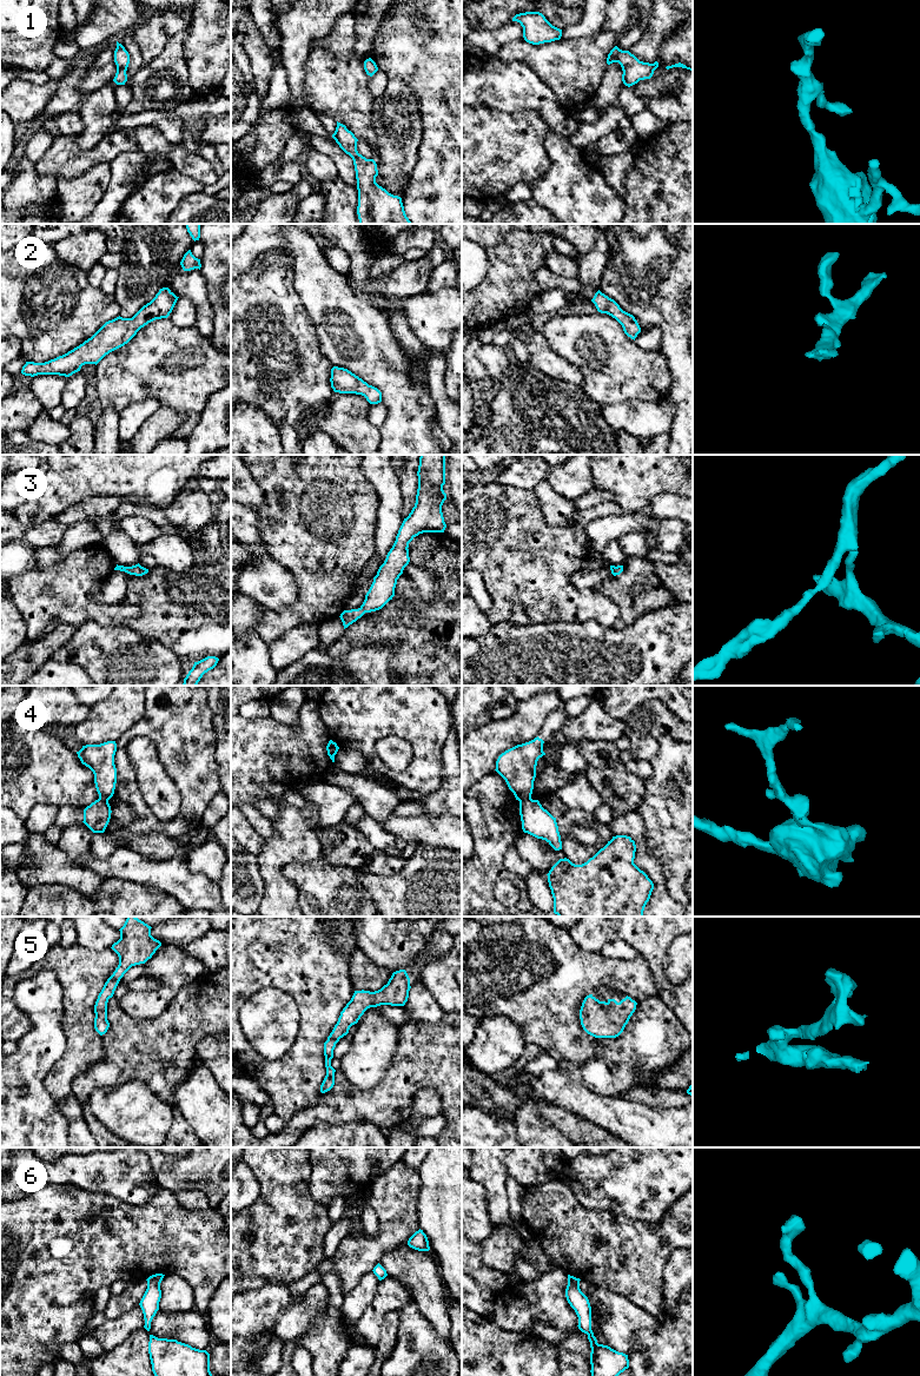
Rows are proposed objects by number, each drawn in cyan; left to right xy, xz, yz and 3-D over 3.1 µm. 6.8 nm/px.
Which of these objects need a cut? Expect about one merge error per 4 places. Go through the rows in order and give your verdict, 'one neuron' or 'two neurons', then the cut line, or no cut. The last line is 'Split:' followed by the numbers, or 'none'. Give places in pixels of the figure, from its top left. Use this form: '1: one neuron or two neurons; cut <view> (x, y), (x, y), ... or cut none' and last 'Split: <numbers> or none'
1: one neuron; cut none
2: one neuron; cut none
3: one neuron; cut none
4: two neurons; cut yz (530, 796), (520, 801)
5: one neuron; cut none
6: one neuron; cut none
Split: 4

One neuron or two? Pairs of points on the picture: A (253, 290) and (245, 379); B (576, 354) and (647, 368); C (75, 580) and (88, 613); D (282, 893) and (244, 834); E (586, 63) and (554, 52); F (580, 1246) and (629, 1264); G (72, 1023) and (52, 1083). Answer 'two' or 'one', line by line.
A: one
B: one
C: one
D: two
E: one
F: one
G: one

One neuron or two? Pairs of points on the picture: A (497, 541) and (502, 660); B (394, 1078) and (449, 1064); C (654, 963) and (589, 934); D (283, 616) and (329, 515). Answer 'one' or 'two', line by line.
A: two
B: one
C: one
D: one

